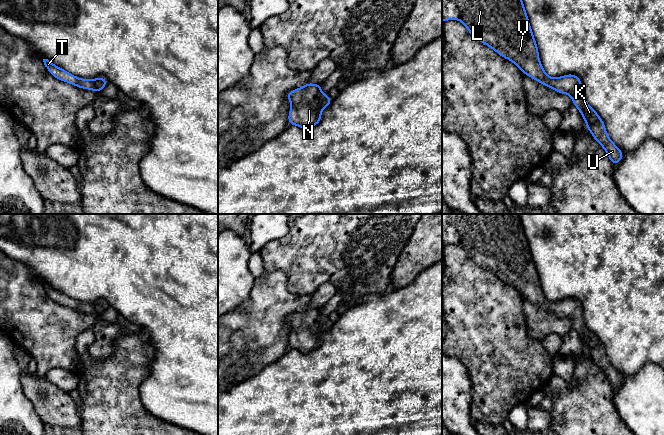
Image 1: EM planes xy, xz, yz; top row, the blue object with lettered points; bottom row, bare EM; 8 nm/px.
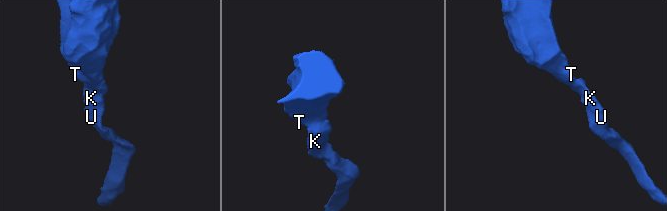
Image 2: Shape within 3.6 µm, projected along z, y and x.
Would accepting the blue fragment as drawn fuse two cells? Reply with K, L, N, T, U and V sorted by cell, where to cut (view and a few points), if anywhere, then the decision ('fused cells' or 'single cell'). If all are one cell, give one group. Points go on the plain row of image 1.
K L N T U V; no cut; single cell

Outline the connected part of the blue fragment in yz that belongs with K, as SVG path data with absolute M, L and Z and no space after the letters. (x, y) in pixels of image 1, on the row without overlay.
M442 214L442 245L448 244L460 244L473 261L512 285L523 298L560 318L570 319L573 329L585 344L586 352L604 372L612 388L617 389L623 383L624 378L609 362L604 345L587 327L581 303L574 298L551 302L545 297L519 214Z

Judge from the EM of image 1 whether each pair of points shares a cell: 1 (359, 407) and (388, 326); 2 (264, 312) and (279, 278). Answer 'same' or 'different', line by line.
1: same
2: same

